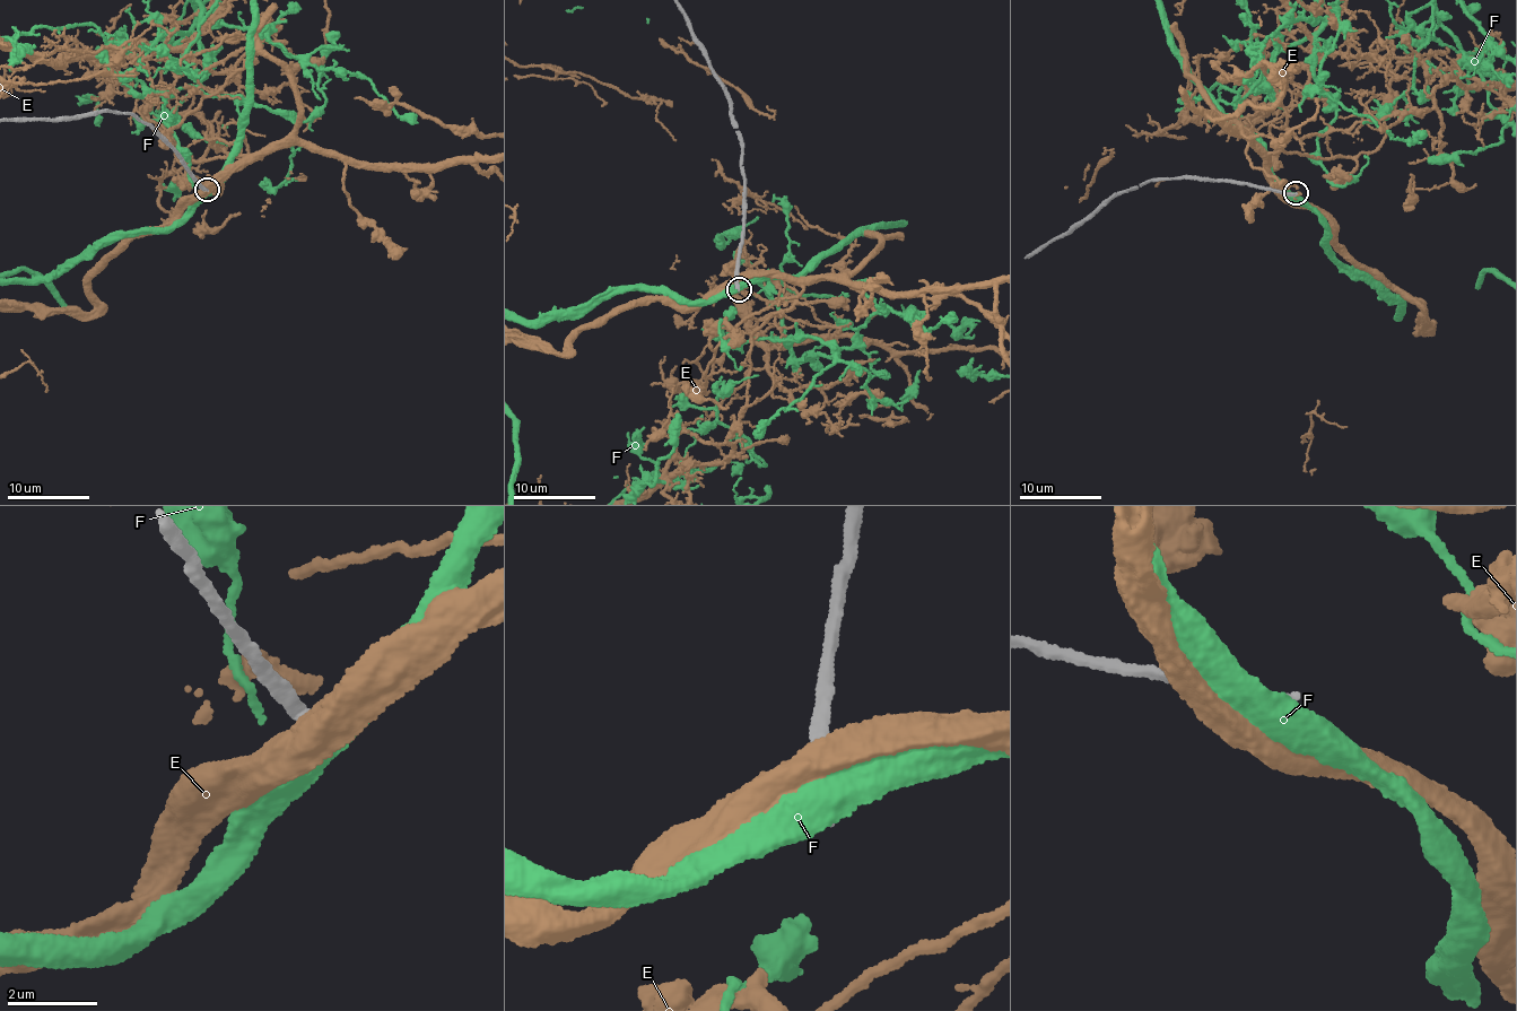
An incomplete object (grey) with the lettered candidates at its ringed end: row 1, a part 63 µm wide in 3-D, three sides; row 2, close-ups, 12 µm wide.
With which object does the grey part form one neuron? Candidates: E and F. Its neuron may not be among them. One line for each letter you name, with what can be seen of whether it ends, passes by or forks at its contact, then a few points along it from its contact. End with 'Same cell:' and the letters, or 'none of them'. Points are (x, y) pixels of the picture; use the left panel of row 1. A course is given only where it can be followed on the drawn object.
Same cell: none of them

